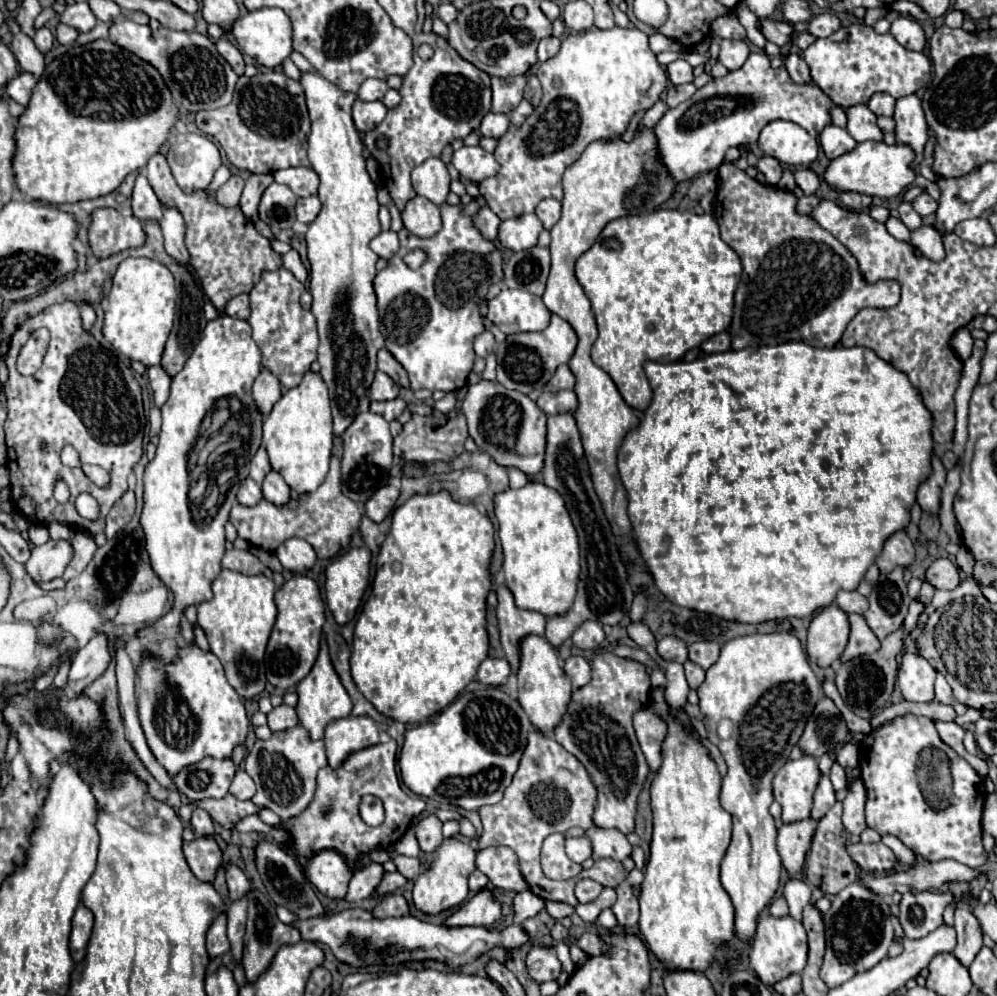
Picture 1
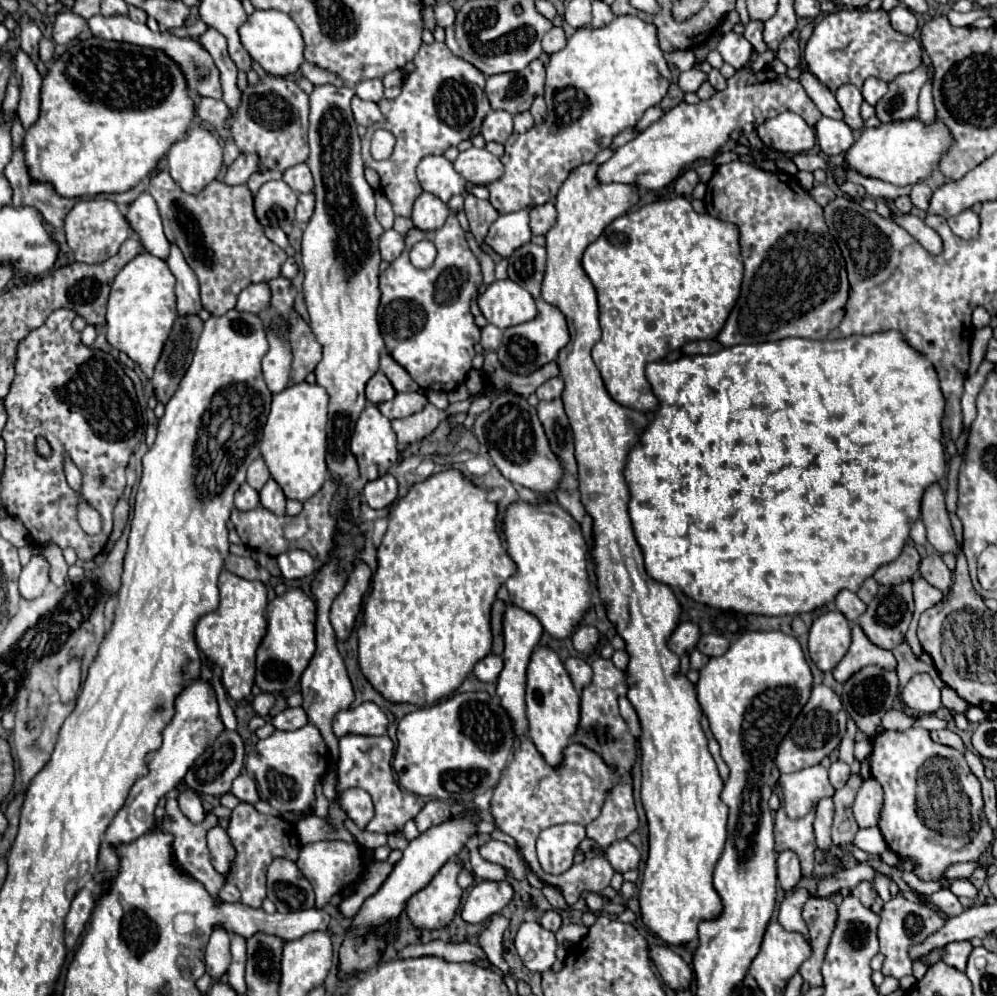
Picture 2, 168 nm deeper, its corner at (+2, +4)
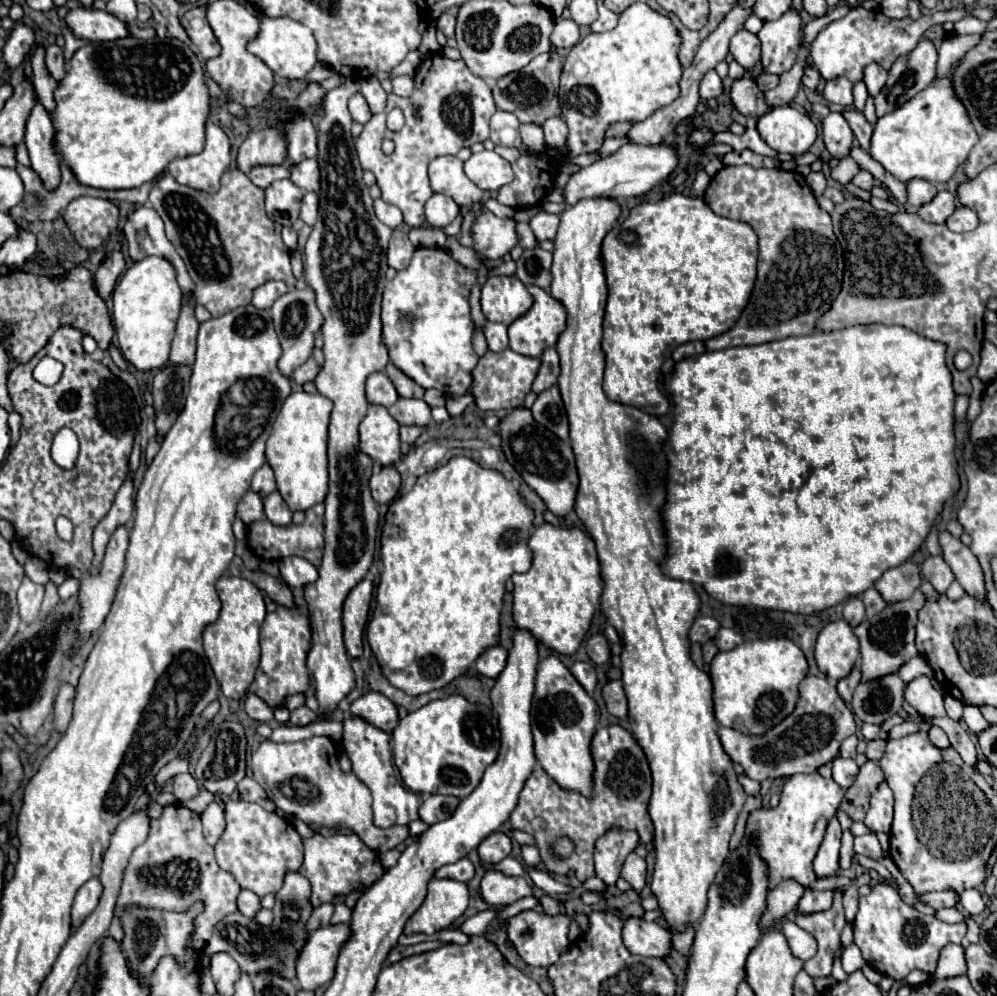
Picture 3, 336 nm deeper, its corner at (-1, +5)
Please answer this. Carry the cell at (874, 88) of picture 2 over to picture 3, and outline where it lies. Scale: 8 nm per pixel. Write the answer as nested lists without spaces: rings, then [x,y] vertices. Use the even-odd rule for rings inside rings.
[[[868,64],[864,68],[864,84],[868,86],[868,94],[876,96],[888,80],[888,72],[880,64]]]

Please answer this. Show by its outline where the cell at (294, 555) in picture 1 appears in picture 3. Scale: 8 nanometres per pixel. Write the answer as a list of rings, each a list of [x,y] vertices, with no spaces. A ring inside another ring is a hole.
[[[288,556],[280,560],[280,576],[292,588],[302,588],[306,584],[316,582],[318,570],[300,556]]]

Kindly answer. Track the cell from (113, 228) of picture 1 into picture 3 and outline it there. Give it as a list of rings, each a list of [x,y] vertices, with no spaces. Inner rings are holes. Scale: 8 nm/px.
[[[80,196],[64,210],[64,220],[84,248],[100,248],[118,224],[118,206],[104,198]]]

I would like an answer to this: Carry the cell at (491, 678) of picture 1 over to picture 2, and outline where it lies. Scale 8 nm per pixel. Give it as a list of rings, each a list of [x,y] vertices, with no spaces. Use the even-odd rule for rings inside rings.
[[[491,653],[491,655],[487,655],[485,659],[481,659],[475,665],[473,673],[475,673],[477,679],[481,679],[485,683],[495,683],[497,677],[499,677],[499,673],[501,673],[501,669],[503,669],[503,659],[499,655]]]

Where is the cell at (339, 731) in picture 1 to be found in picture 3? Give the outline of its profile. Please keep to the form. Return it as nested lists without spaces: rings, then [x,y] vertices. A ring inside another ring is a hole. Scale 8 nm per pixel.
[[[368,692],[364,696],[360,696],[358,700],[352,702],[350,712],[354,716],[360,716],[364,720],[368,720],[370,724],[378,726],[384,732],[392,732],[398,724],[398,708],[396,704],[386,698],[380,692]]]

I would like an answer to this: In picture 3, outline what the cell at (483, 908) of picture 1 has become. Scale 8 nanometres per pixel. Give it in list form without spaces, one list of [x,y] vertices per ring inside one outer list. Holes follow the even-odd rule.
[[[488,870],[480,882],[480,894],[488,906],[508,906],[530,896],[532,888],[522,876],[506,876],[500,870]]]

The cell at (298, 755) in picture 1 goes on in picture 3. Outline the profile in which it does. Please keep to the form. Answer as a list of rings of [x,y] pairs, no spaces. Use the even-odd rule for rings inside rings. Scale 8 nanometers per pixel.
[[[312,736],[308,740],[300,740],[300,742],[292,742],[292,744],[276,744],[272,740],[264,740],[258,746],[258,750],[252,754],[252,774],[262,784],[268,798],[280,810],[284,810],[288,816],[300,818],[314,832],[318,832],[320,828],[338,830],[344,826],[344,828],[350,828],[354,834],[358,834],[362,838],[362,842],[366,842],[368,848],[380,852],[380,854],[396,848],[400,842],[404,842],[410,836],[408,826],[390,826],[386,830],[376,828],[372,822],[372,794],[370,794],[368,786],[364,786],[364,782],[360,782],[352,772],[342,772],[338,760],[339,753],[336,746],[326,736]]]

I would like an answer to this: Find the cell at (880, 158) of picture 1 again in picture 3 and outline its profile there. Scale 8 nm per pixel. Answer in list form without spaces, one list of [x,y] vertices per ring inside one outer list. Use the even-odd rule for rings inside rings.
[[[944,76],[936,78],[928,88],[916,94],[916,98],[910,98],[900,110],[878,118],[868,152],[900,182],[912,178],[948,182],[958,166],[966,162],[976,142],[978,134],[972,122],[968,122],[968,112],[952,90],[952,76]]]

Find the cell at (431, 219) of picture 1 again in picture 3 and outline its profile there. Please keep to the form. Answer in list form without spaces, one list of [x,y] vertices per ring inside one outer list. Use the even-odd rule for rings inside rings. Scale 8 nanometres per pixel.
[[[434,194],[426,202],[426,222],[432,228],[448,226],[458,214],[460,214],[460,206],[452,198],[448,198],[444,194]]]

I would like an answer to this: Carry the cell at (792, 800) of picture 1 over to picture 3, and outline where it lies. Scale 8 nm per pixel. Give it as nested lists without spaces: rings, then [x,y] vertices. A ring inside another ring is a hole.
[[[818,772],[794,774],[786,780],[780,804],[768,810],[754,810],[746,822],[746,838],[758,848],[760,858],[768,866],[768,888],[776,888],[784,880],[796,880],[804,888],[816,880],[812,860],[822,844],[826,826],[836,814],[846,790],[836,786],[832,778],[824,778]]]

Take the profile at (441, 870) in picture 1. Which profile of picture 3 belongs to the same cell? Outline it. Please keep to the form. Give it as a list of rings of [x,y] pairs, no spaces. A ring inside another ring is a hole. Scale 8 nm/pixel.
[[[430,880],[422,906],[406,922],[404,934],[434,934],[452,926],[468,908],[468,888],[456,880]]]

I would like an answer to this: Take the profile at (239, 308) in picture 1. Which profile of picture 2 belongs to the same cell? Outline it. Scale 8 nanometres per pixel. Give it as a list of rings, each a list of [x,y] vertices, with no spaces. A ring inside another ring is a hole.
[[[257,283],[257,285],[249,285],[247,289],[243,289],[239,293],[237,299],[237,311],[247,311],[247,313],[259,313],[267,307],[269,303],[269,287],[265,283]]]

